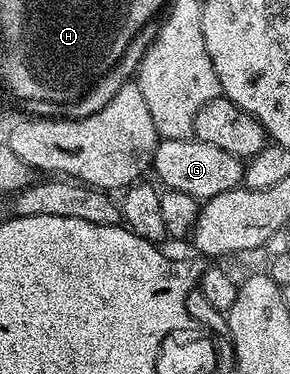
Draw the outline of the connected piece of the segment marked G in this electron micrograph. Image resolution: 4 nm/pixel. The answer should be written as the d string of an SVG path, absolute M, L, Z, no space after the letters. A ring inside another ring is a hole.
M160 139L156 144L156 152L152 158L151 174L156 174L164 182L163 186L169 191L190 193L198 201L218 197L218 193L226 193L241 186L244 182L245 160L238 158L234 153L226 153L226 149L217 149L215 145L206 145L206 141L191 139Z

